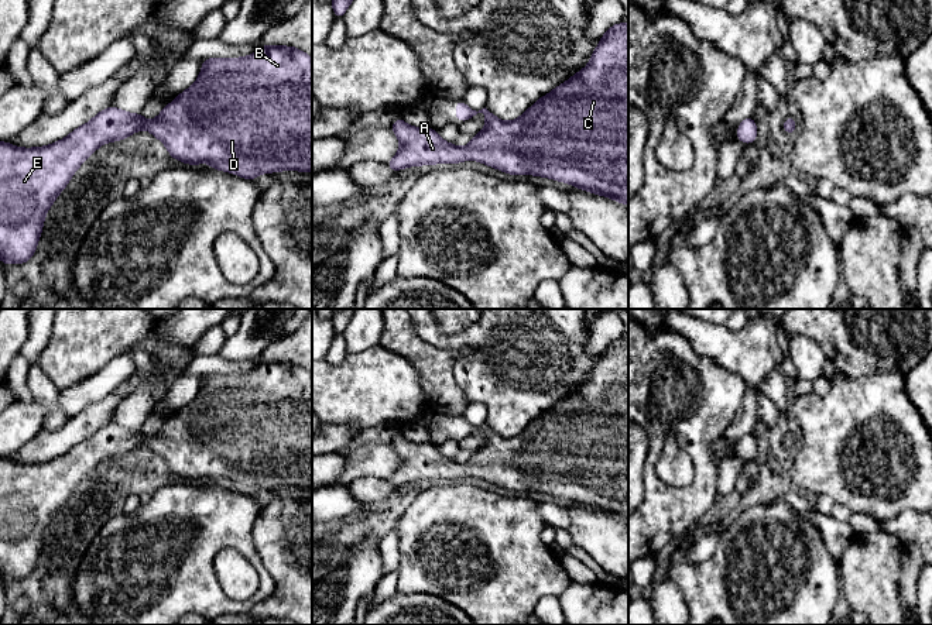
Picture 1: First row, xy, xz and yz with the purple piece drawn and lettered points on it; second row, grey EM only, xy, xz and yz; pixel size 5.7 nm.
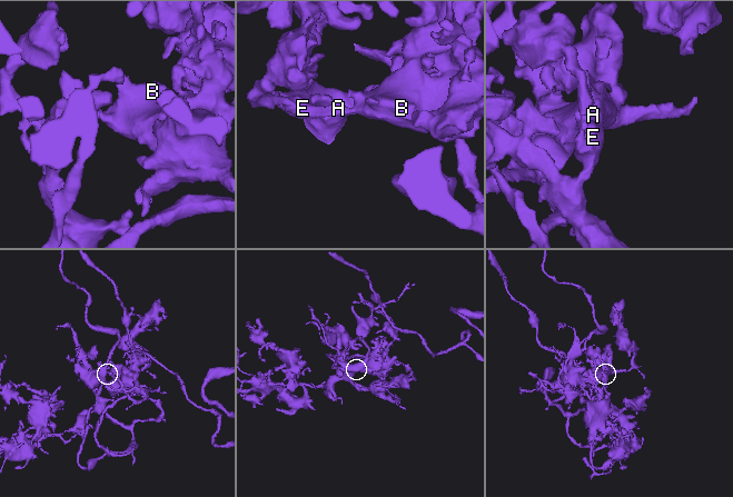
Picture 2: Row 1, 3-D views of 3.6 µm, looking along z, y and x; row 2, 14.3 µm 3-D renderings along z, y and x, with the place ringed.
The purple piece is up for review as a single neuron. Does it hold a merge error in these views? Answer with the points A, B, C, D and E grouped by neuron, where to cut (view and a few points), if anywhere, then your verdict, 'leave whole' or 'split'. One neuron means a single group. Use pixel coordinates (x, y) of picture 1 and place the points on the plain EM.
A B C D E | no cut | leave whole

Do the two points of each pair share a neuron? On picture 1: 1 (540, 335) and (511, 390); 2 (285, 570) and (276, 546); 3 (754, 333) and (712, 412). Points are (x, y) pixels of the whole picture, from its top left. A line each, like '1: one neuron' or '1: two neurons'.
1: one neuron
2: one neuron
3: two neurons

